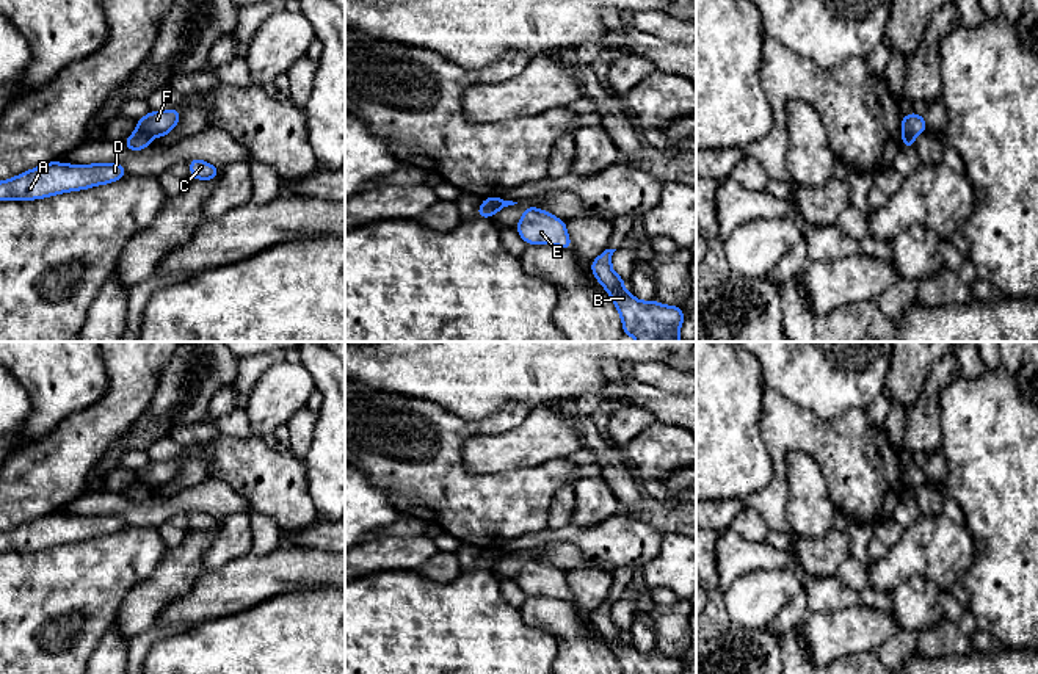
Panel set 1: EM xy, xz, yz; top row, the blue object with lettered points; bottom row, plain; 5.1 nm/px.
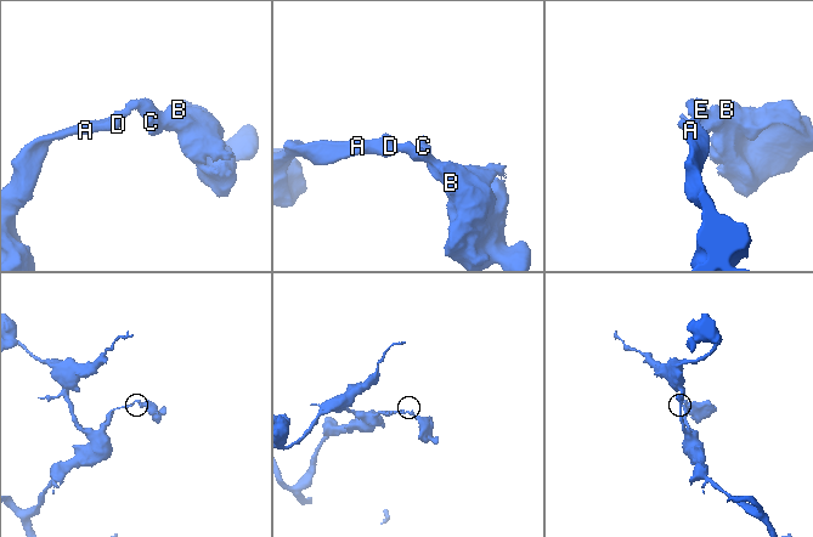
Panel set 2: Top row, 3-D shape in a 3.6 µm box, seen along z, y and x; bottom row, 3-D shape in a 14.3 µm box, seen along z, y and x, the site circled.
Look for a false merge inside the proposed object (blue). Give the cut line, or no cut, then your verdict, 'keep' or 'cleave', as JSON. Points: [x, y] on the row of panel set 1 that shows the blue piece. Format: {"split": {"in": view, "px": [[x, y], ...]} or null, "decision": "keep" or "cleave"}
{"split": {"in": "xz", "px": [[499, 198], [493, 213]]}, "decision": "cleave"}

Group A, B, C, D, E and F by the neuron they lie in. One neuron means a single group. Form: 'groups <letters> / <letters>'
groups A D / B C E F

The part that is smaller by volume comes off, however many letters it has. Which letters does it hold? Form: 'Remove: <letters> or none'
Remove: B, C, E, F

